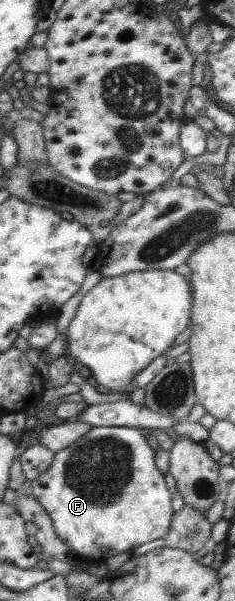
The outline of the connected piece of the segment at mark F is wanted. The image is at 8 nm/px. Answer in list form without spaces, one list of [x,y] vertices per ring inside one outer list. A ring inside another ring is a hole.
[[[92,427],[75,443],[55,452],[49,469],[31,480],[31,495],[45,508],[59,539],[91,564],[122,558],[129,549],[165,537],[172,515],[171,496],[164,474],[155,466],[156,452],[134,427]]]

